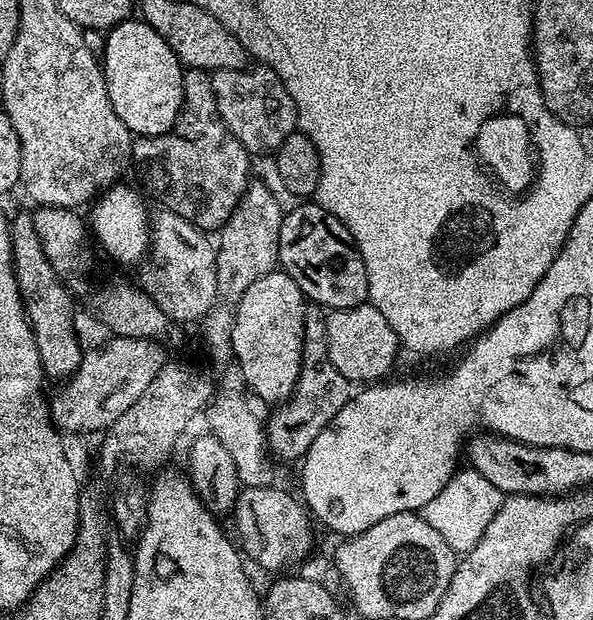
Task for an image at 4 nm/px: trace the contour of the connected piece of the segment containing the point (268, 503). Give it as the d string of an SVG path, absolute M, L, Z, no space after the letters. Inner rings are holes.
M276 487L244 488L234 509L235 535L238 537L239 547L246 553L249 561L257 560L262 567L269 568L272 572L306 559L312 548L308 508L299 499L296 501L290 493Z

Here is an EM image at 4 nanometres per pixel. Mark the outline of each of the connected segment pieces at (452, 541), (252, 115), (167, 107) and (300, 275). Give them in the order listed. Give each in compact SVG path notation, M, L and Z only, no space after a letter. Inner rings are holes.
M468 466L465 469L465 472L464 469L457 471L450 482L446 482L444 489L430 498L430 502L426 502L422 509L424 520L430 522L430 526L434 526L438 534L442 534L442 538L446 538L446 542L457 554L469 552L474 550L474 546L478 546L486 526L494 522L494 514L498 514L506 499L498 486L486 482L486 478L482 478L482 474L478 474L475 468Z
M245 66L234 70L218 70L211 73L214 98L222 122L242 142L250 154L268 152L275 154L296 127L296 103L282 86L275 70L267 66Z
M129 18L107 29L102 57L104 81L114 114L132 131L133 137L157 136L172 129L184 101L184 68L179 58L162 42L162 34L143 18Z
M297 204L300 204L297 208L289 207L284 213L279 267L298 282L309 301L325 309L353 308L365 303L368 300L366 266L362 262L360 251L356 249L350 230L321 204Z

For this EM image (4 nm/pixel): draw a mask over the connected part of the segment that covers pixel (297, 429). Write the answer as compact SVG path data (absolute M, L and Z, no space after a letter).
M309 307L304 314L304 349L296 389L286 402L273 411L277 412L266 420L266 443L269 453L277 461L299 461L310 450L314 438L322 434L334 414L338 414L338 410L342 410L342 406L346 406L346 402L352 399L353 395L353 385L345 376L338 374L334 362L330 362L330 346L326 346L325 313L319 307Z

